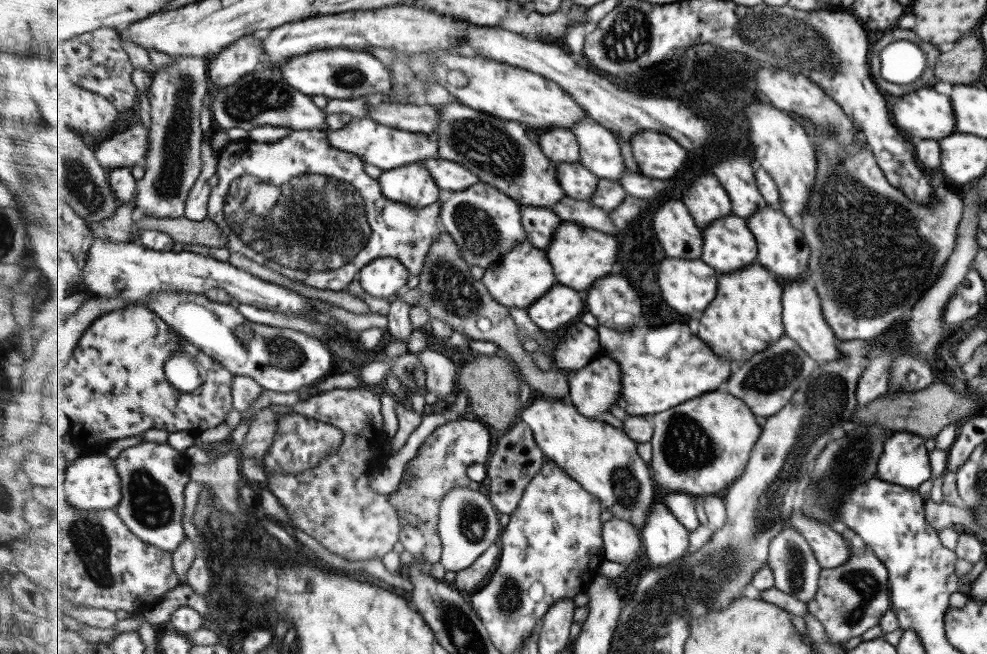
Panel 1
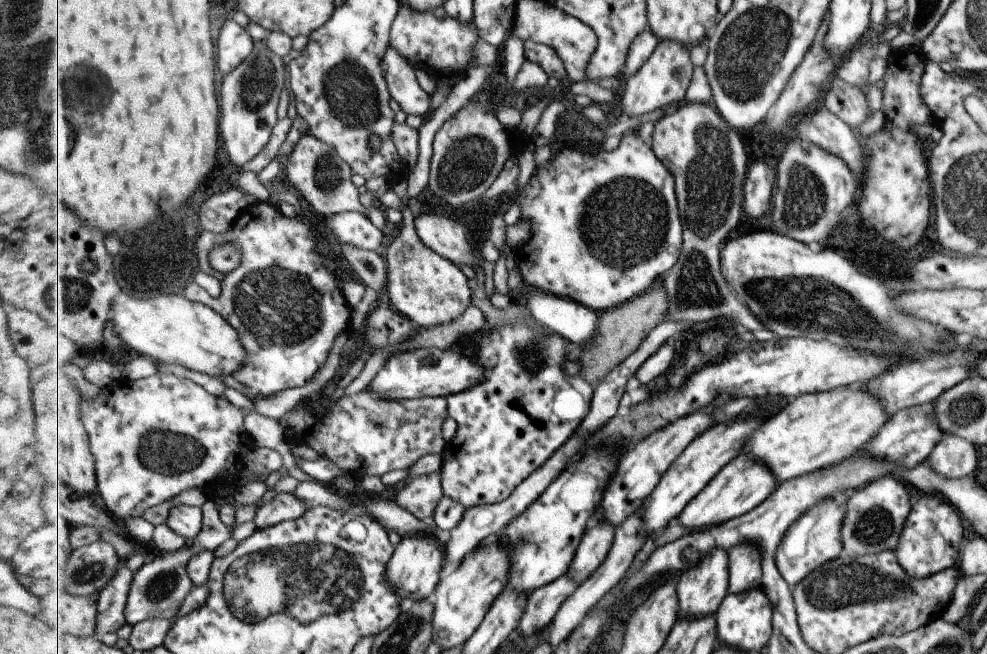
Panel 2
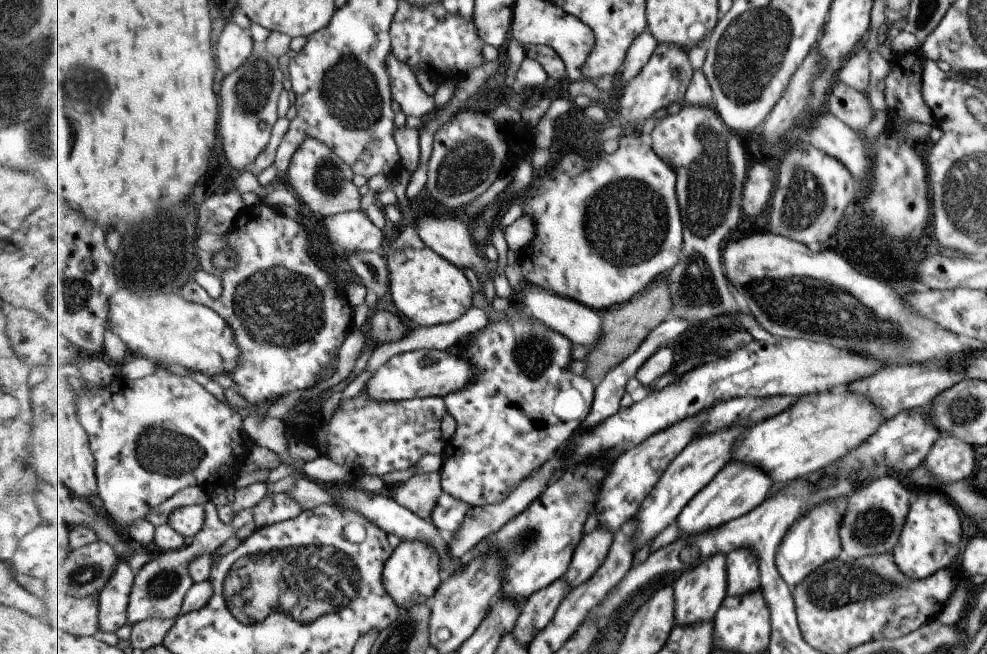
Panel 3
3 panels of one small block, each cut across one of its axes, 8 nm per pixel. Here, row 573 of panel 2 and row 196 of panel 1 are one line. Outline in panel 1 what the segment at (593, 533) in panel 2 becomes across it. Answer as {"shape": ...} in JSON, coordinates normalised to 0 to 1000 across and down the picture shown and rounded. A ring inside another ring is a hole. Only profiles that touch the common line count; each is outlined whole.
{"shape":[[[568,249],[565,254],[565,272],[574,292],[574,300],[585,306],[599,307],[607,284],[607,269],[589,249]]]}

